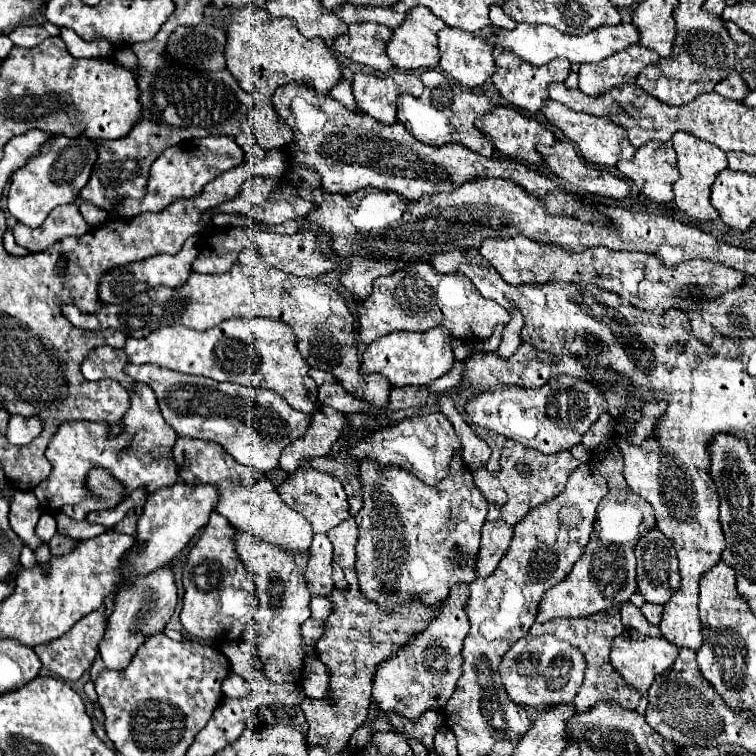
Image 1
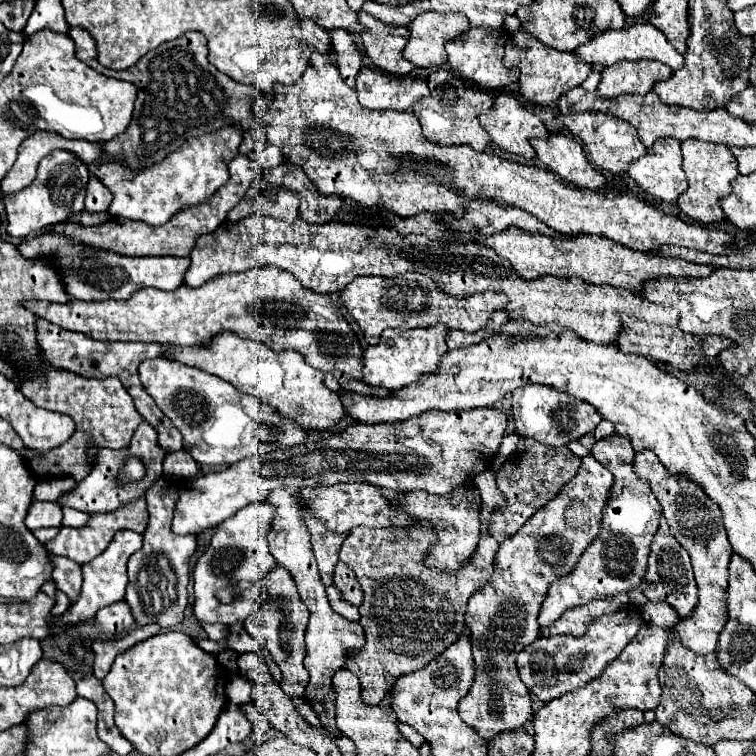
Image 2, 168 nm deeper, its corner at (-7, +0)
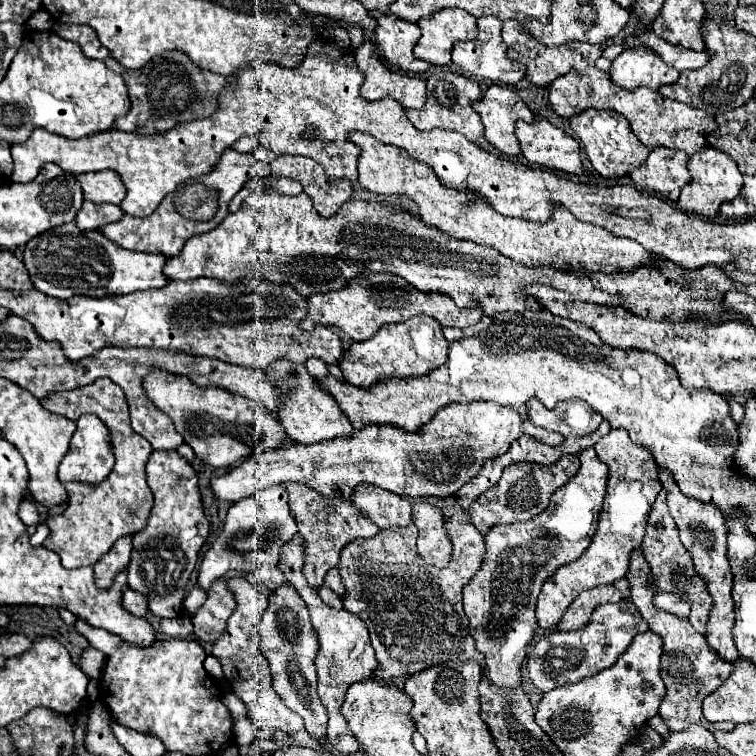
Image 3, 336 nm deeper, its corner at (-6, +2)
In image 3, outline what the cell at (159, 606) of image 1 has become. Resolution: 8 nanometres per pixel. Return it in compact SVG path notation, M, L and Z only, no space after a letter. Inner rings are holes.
M154 451L148 459L146 465L146 475L148 475L148 487L154 493L154 507L150 511L146 529L138 531L136 535L132 535L134 539L134 549L132 549L132 559L128 565L128 585L132 589L136 589L138 593L148 597L150 603L150 611L158 617L178 617L182 611L182 601L184 601L184 589L188 583L190 573L196 567L198 561L198 553L208 537L208 519L204 517L204 509L202 509L202 495L198 489L198 475L194 471L194 467L184 461L184 457L180 457L176 451L174 453L166 453L166 451Z

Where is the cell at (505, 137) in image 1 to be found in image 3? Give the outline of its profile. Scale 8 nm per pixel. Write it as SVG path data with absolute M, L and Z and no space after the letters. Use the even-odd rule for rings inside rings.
M490 85L488 91L476 101L474 111L484 123L484 137L504 155L520 155L520 143L514 135L514 125L518 119L532 123L534 115L526 103L512 89L504 85Z

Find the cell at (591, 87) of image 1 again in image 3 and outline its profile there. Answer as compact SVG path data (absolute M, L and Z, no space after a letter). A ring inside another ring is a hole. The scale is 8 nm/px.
M626 49L612 61L612 81L628 91L650 87L658 91L666 83L678 81L680 73L666 65L652 49Z

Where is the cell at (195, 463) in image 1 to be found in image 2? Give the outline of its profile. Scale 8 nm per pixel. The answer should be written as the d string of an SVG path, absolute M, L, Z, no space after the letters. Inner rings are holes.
M275 489L267 497L267 501L275 507L275 519L273 527L269 531L269 547L271 555L279 565L291 571L293 579L297 581L299 595L303 603L307 605L311 617L309 625L305 631L305 643L307 643L307 653L305 653L305 669L309 671L309 683L307 683L307 703L313 707L313 711L319 715L321 725L331 731L339 733L335 727L335 695L331 691L331 677L337 669L345 667L345 653L347 651L357 651L365 643L363 627L359 623L351 623L339 613L335 613L327 601L325 595L325 585L319 579L319 571L315 567L315 555L311 549L311 533L307 531L307 525L303 523L303 511L297 503L297 497L291 495L285 489Z

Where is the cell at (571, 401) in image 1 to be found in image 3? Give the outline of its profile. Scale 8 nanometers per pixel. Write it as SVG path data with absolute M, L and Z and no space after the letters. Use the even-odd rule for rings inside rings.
M540 401L528 403L528 415L536 427L566 435L590 435L602 423L602 415L594 413L586 401L566 401L554 409L546 409Z

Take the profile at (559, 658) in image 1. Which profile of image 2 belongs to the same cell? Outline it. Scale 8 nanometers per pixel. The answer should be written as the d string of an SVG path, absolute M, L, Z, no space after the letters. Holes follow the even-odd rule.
M629 605L617 611L615 615L605 615L601 619L595 619L583 637L563 637L563 635L539 637L517 655L519 677L527 685L527 689L543 703L557 699L573 689L587 685L591 679L599 677L603 669L637 635L641 625L643 625L643 617L639 615L639 607Z

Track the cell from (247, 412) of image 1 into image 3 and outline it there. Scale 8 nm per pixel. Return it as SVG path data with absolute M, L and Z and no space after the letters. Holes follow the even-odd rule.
M152 371L144 381L144 391L150 401L168 413L176 431L184 437L196 457L212 467L228 467L250 455L276 449L288 435L282 425L256 401L232 395L226 389L198 389L188 377L174 377L166 371Z

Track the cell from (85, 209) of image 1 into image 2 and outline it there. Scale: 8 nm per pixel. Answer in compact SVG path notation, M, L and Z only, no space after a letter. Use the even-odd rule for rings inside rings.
M91 177L87 185L87 197L85 197L85 209L91 213L105 213L111 203L111 193L107 187L97 179Z

